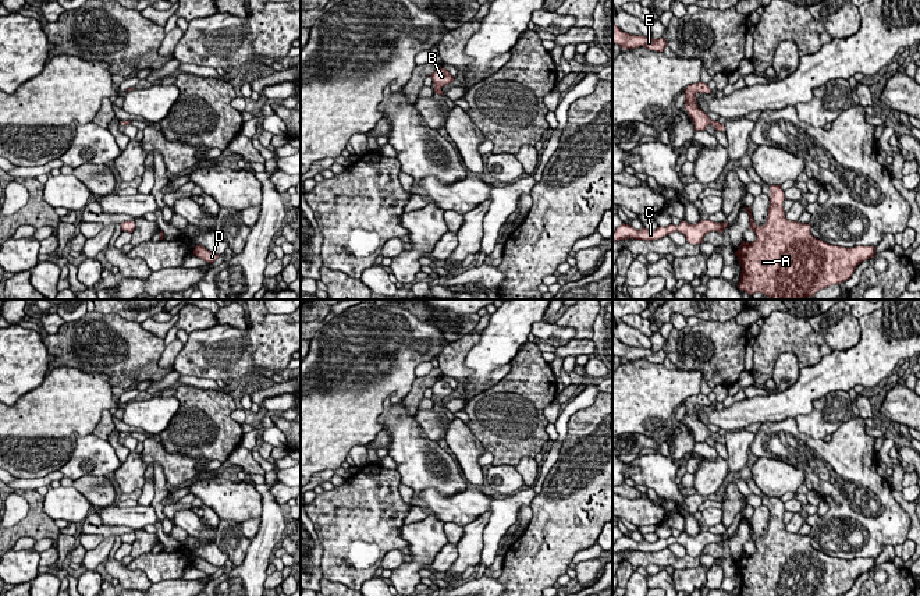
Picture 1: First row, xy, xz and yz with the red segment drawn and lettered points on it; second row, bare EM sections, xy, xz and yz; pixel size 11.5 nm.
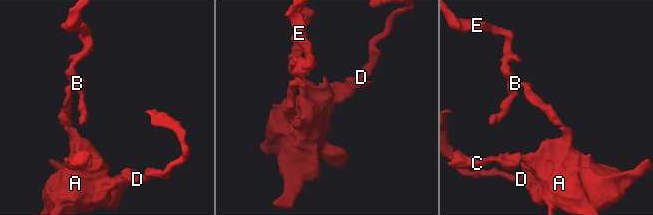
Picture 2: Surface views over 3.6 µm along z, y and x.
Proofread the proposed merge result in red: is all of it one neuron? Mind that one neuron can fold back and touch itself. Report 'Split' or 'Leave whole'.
Leave whole

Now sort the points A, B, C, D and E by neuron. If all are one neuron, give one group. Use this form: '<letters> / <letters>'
A B C D E

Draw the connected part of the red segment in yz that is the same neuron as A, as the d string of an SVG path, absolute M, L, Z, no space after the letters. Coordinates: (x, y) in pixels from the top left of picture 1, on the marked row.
M770 185L770 207L764 226L753 220L750 206L745 206L750 217L750 228L756 233L753 242L742 241L735 255L742 266L738 288L749 295L761 292L771 299L803 299L814 297L823 288L849 280L857 265L875 256L875 246L843 248L830 245L810 234L810 224L789 221L782 203L781 185Z

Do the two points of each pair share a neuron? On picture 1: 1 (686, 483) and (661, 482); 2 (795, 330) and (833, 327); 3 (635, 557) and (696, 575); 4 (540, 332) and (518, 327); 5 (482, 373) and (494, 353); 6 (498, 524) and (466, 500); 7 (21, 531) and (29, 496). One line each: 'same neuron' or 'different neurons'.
1: different neurons
2: different neurons
3: different neurons
4: different neurons
5: same neuron
6: different neurons
7: same neuron

